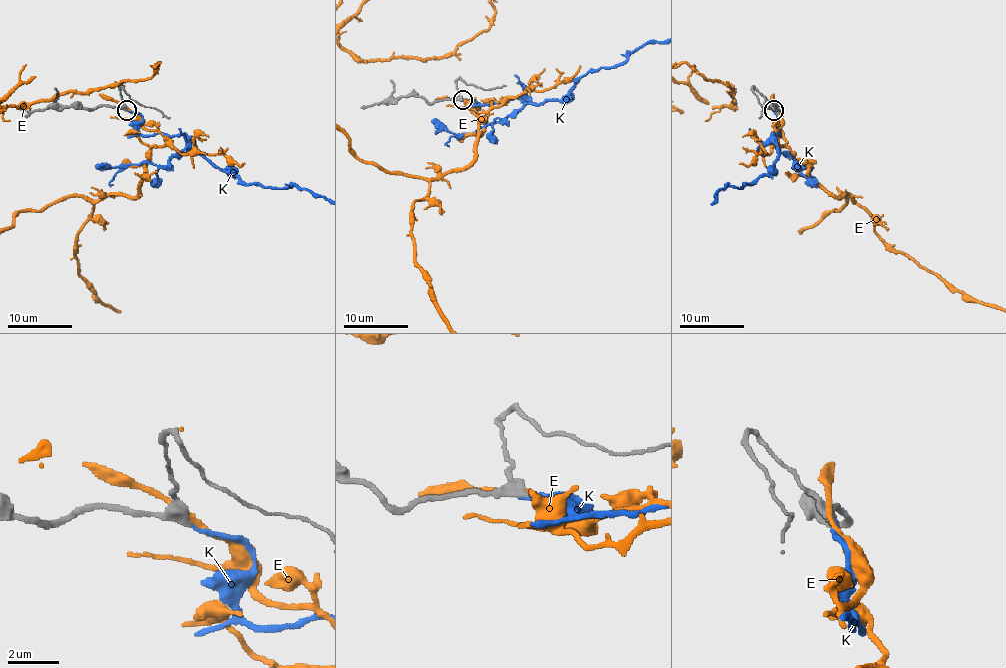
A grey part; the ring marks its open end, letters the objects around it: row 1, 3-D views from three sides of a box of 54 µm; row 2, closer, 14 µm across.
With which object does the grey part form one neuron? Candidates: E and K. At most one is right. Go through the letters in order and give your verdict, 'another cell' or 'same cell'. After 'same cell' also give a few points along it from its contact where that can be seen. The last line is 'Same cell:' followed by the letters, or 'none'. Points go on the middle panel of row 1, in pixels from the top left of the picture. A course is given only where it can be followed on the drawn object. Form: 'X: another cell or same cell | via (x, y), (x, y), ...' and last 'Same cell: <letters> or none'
E: another cell
K: another cell
Same cell: none

